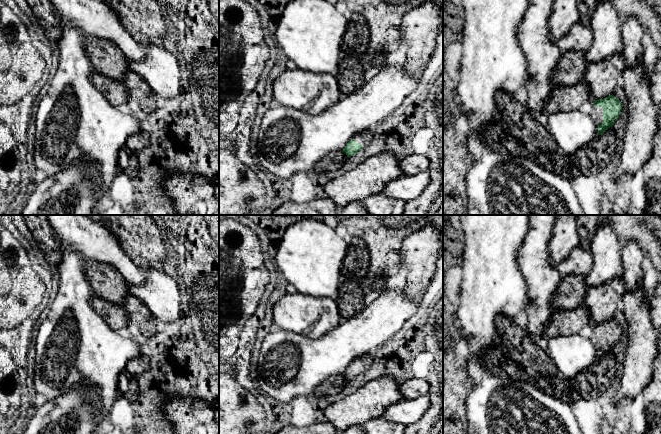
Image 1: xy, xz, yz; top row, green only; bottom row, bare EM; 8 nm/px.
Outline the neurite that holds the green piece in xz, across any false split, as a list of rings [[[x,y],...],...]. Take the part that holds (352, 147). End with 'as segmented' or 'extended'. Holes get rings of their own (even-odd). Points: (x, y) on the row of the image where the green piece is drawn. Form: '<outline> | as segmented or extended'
[[[367,129],[355,134],[344,147],[343,152],[347,157],[357,154],[363,147],[366,147],[372,141],[372,132]]] | extended

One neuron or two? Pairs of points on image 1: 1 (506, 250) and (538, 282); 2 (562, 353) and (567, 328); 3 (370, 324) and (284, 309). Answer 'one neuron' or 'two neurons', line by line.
1: two neurons
2: two neurons
3: two neurons

